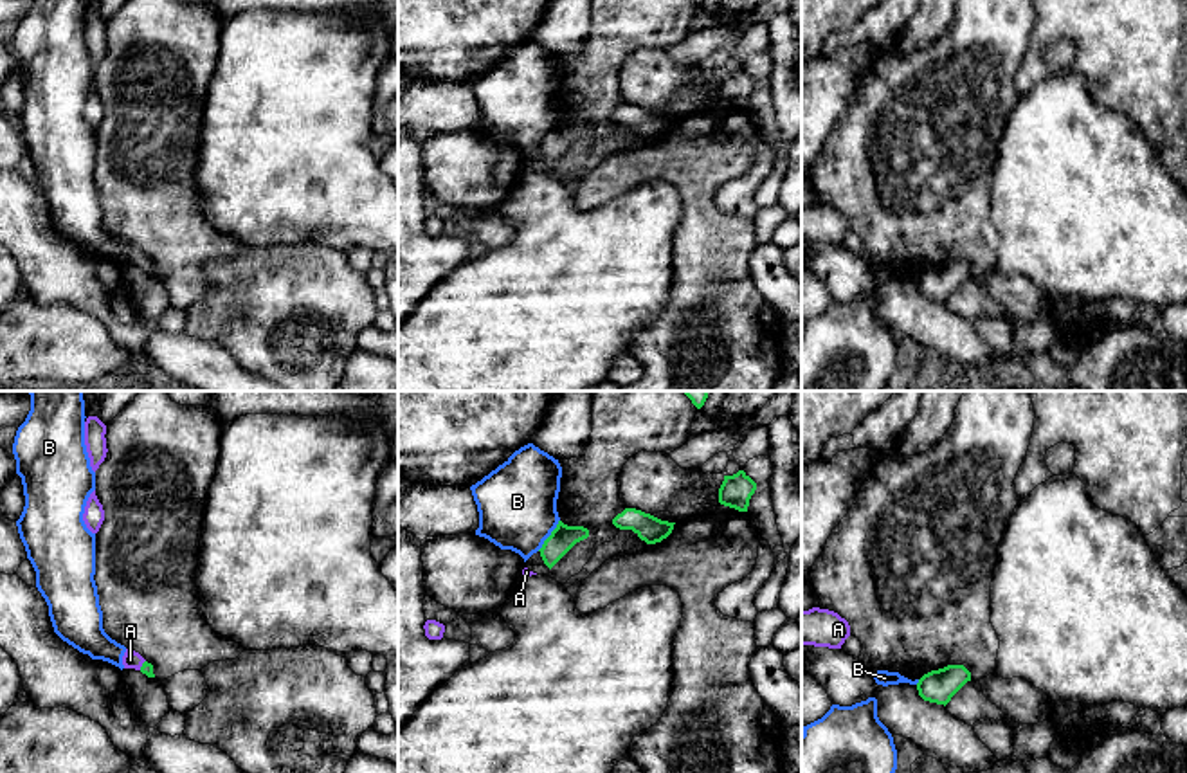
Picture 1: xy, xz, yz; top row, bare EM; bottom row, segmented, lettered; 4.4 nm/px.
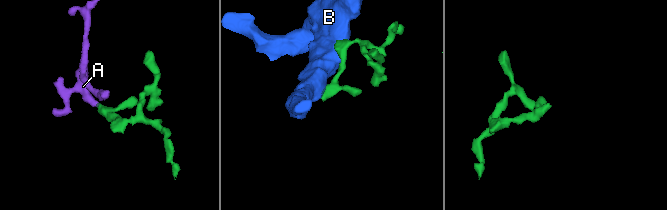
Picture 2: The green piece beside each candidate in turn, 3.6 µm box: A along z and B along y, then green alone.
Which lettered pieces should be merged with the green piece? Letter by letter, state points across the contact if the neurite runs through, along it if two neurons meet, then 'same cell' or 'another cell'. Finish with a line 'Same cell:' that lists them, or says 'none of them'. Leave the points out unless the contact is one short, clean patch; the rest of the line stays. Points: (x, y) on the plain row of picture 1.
A: way xy (146, 263), (143, 262), (130, 256); same cell
B: another cell
Same cell: A

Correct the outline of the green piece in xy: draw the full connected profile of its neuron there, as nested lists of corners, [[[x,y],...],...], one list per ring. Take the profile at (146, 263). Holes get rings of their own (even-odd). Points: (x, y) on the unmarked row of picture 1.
[[[126,245],[122,252],[124,265],[135,265],[146,270],[148,274],[155,274],[153,261],[148,259],[139,249]]]

